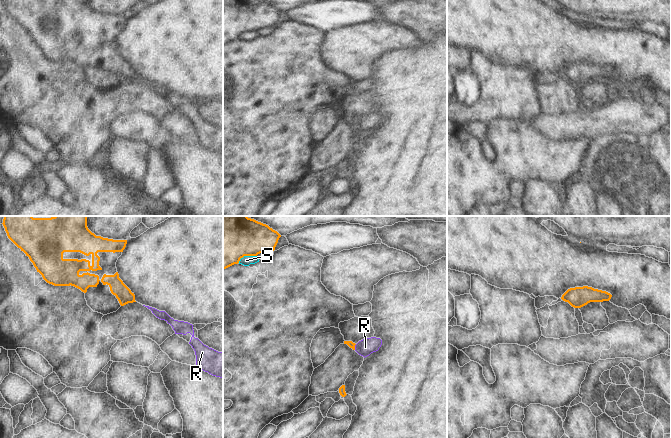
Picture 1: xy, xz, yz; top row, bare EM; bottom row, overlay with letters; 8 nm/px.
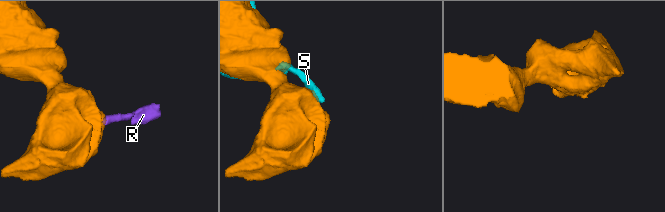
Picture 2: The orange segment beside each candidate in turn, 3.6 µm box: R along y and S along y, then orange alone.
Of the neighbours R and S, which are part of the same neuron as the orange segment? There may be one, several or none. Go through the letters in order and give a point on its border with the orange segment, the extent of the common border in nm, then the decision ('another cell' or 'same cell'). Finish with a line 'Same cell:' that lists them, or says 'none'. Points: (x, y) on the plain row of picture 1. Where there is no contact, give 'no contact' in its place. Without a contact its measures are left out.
R: xz (354, 123) | 50 nm | same cell
S: xz (246, 31) | 160 nm | another cell
Same cell: R

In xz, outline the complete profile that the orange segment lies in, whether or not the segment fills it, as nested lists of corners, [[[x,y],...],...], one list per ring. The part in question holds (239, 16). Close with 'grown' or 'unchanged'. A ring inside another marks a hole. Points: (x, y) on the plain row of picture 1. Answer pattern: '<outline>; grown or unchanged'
[[[223,0],[223,46],[244,32],[274,27],[280,13],[266,0]]]; unchanged

